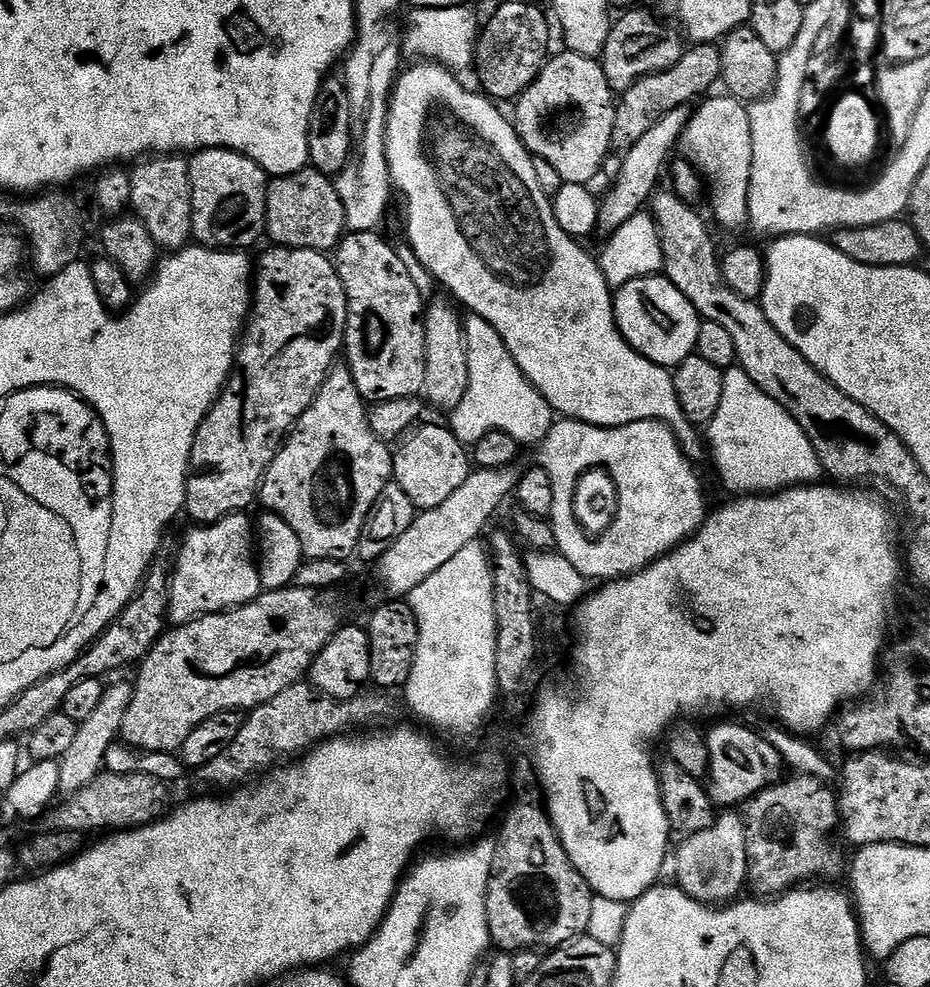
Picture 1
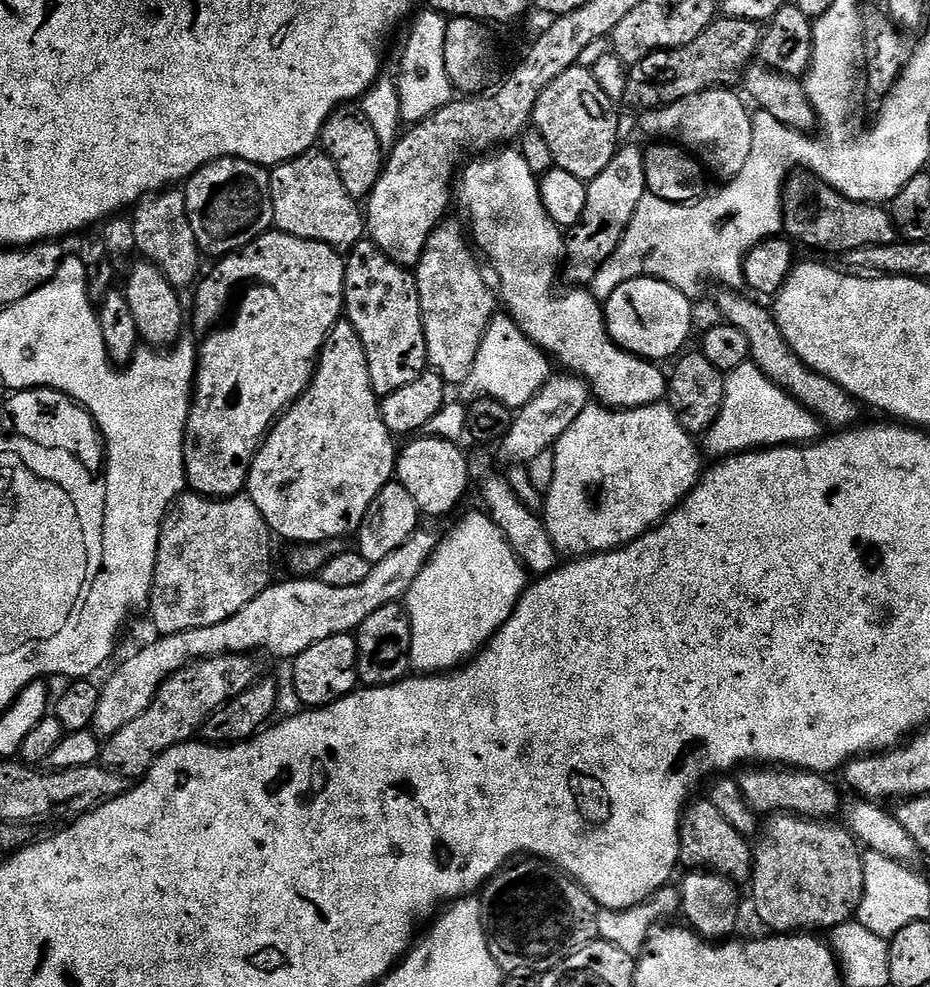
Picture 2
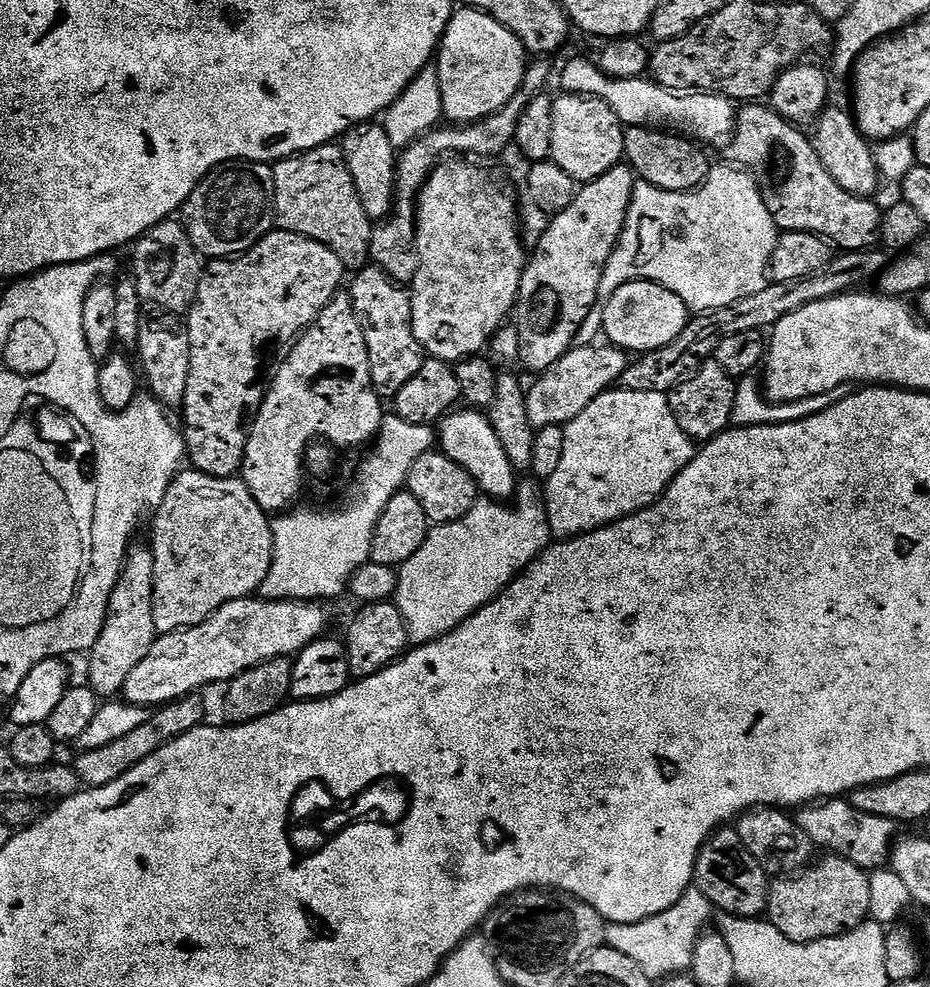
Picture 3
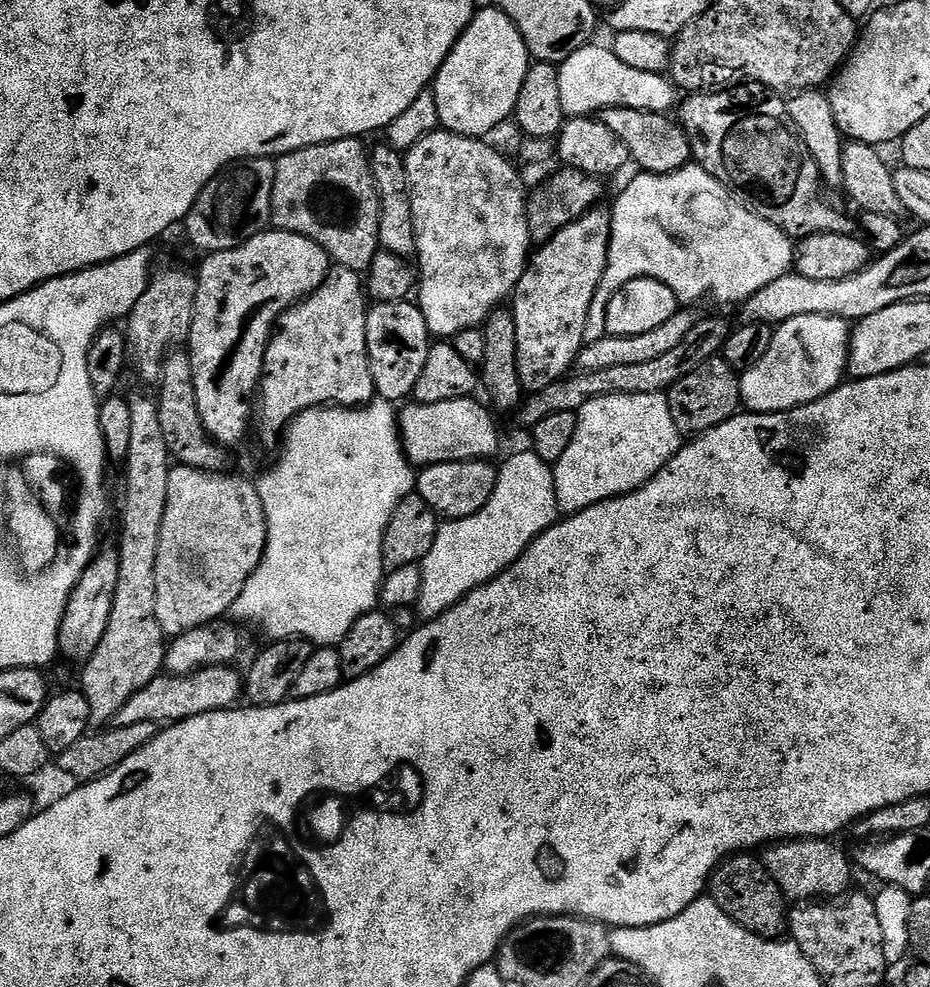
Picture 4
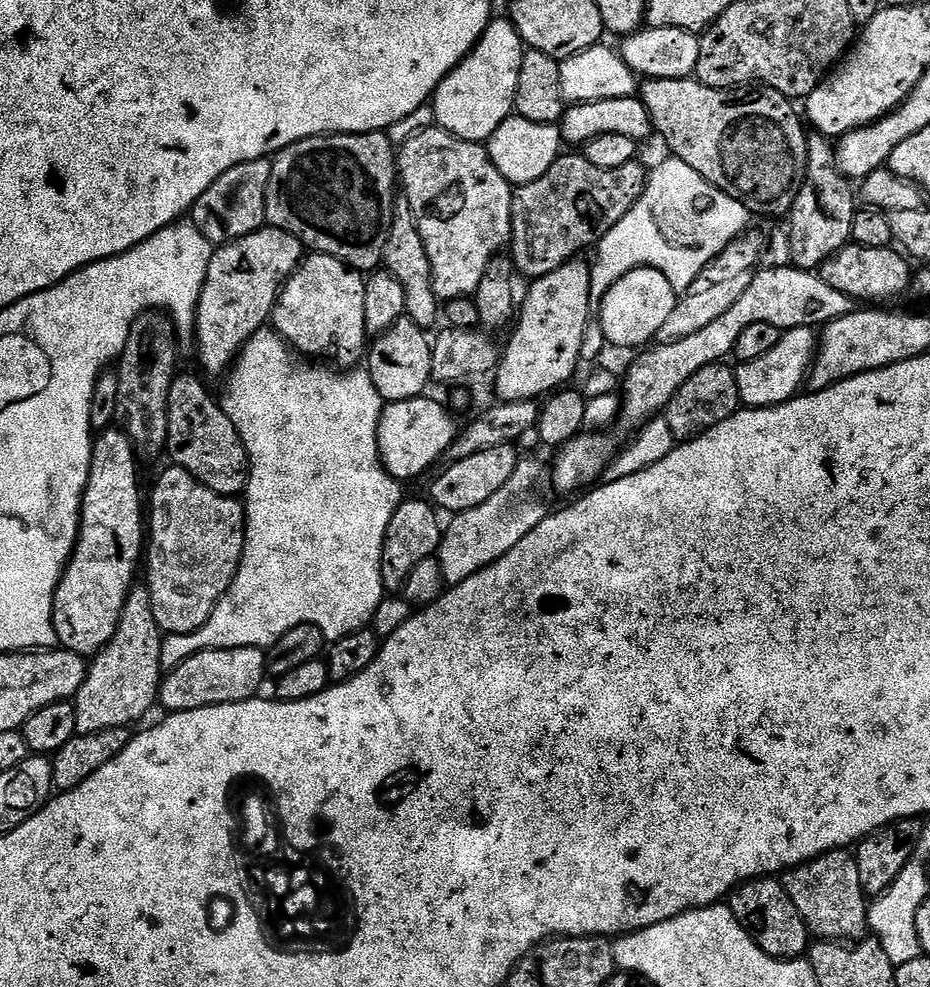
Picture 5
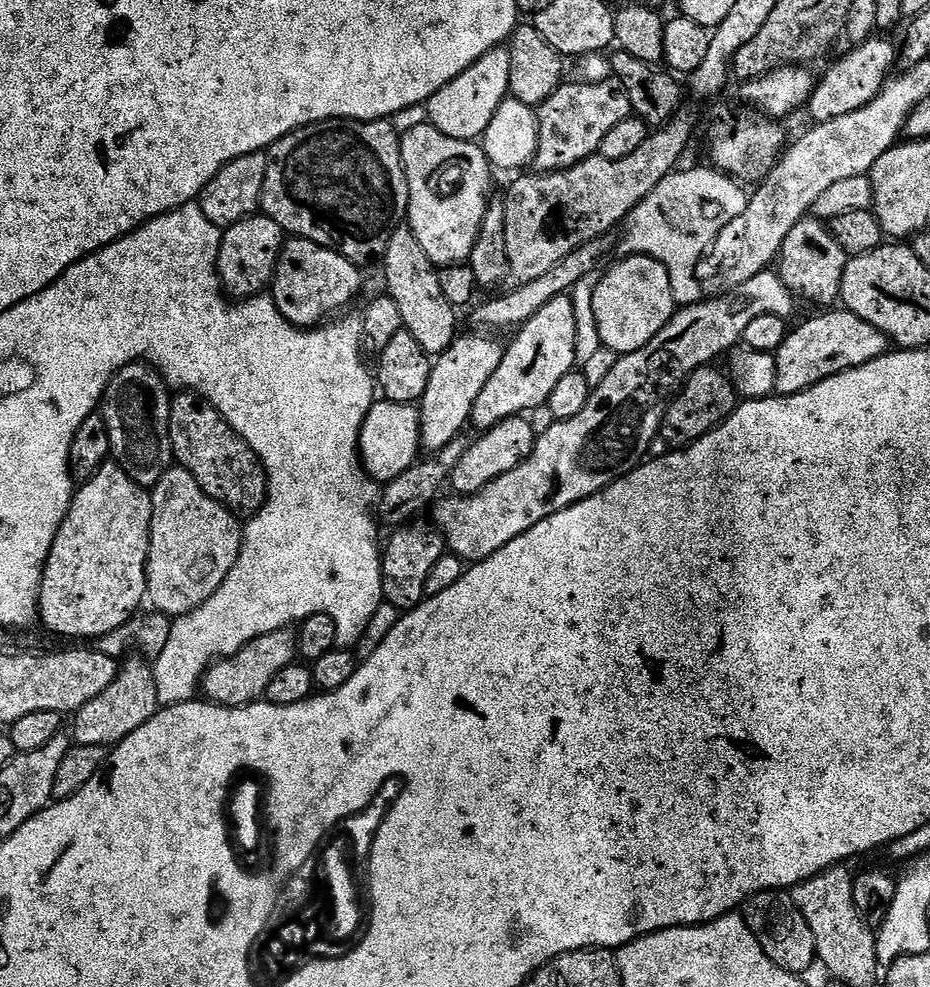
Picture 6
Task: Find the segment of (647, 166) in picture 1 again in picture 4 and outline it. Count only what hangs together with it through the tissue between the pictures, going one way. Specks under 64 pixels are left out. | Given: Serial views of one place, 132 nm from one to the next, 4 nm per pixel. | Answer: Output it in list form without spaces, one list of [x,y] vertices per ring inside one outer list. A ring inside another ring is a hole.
[[[597,206],[582,218],[570,222],[570,226],[558,230],[554,238],[539,245],[531,253],[528,266],[524,269],[510,304],[514,326],[518,326],[518,374],[525,393],[546,390],[546,386],[565,379],[573,371],[577,356],[585,346],[584,331],[586,318],[590,314],[590,302],[594,302],[598,282],[602,282],[602,274],[608,268],[611,233],[611,211],[607,207]]]

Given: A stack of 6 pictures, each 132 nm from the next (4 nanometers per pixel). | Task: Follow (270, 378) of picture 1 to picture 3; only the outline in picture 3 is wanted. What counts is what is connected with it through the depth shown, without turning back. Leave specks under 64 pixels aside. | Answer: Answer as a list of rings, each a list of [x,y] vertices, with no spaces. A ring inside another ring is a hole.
[[[273,230],[267,236],[262,237],[249,252],[242,252],[235,258],[213,259],[205,267],[204,277],[198,286],[196,300],[192,304],[192,309],[186,314],[186,331],[190,338],[190,378],[186,382],[186,398],[184,399],[182,409],[182,415],[184,415],[182,435],[187,459],[190,461],[190,464],[192,460],[191,467],[195,471],[205,472],[211,476],[236,476],[239,473],[241,466],[244,464],[244,451],[248,441],[248,428],[246,425],[249,423],[250,418],[255,417],[257,410],[260,409],[260,403],[264,400],[266,391],[264,351],[271,344],[291,345],[304,329],[310,327],[318,318],[318,314],[322,314],[322,310],[326,310],[326,306],[341,291],[340,283],[343,282],[344,275],[346,275],[344,263],[338,258],[338,254],[334,254],[334,250],[322,246],[322,242],[314,242],[305,236],[299,236],[293,232],[281,232],[279,230]]]

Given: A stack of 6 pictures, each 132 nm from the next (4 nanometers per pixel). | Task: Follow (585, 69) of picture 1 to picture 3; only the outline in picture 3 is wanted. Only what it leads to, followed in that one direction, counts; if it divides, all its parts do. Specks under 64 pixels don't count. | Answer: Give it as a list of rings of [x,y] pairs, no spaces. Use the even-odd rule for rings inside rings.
[[[557,95],[552,102],[554,110],[554,142],[550,159],[570,178],[587,182],[606,174],[624,160],[624,129],[618,114],[596,96]]]

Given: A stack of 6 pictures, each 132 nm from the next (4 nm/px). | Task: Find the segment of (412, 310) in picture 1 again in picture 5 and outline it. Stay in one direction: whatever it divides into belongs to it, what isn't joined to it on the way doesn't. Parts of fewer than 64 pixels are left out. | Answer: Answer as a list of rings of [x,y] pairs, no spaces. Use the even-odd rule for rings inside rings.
[[[407,318],[396,320],[382,335],[371,341],[366,352],[366,371],[374,382],[374,390],[387,403],[406,402],[423,396],[429,390],[432,378],[432,340],[425,329]]]

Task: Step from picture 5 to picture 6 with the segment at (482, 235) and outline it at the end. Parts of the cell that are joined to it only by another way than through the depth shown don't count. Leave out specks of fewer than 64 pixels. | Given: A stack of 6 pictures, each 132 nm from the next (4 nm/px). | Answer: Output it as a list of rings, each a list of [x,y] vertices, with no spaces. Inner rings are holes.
[[[427,123],[403,133],[400,149],[408,183],[407,227],[411,228],[414,238],[418,238],[418,243],[422,245],[422,250],[426,250],[426,258],[430,258],[437,269],[467,265],[470,252],[474,250],[474,242],[478,242],[478,230],[482,230],[482,218],[486,218],[488,201],[493,195],[494,168],[485,156],[483,147],[470,140],[450,138],[433,124]]]

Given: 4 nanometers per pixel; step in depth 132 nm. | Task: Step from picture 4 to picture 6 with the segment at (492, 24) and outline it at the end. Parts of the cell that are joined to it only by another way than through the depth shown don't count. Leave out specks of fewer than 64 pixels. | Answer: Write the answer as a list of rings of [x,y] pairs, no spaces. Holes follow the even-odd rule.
[[[507,47],[492,48],[482,58],[478,58],[478,62],[471,64],[462,74],[458,74],[458,78],[454,78],[446,86],[442,86],[442,90],[438,90],[427,100],[428,123],[433,124],[438,130],[442,130],[442,134],[446,134],[450,138],[479,141],[490,125],[490,120],[497,113],[499,106],[510,96],[509,86],[510,54]]]

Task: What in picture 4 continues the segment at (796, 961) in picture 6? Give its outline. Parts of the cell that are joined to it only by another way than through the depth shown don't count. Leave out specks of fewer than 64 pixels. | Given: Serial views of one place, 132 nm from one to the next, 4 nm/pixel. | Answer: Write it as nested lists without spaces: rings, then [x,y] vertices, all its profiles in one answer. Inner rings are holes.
[[[737,854],[721,860],[708,877],[706,892],[718,907],[738,922],[738,926],[750,930],[755,936],[774,940],[785,935],[789,913],[789,909],[784,908],[786,897],[764,869],[763,859],[759,855]]]

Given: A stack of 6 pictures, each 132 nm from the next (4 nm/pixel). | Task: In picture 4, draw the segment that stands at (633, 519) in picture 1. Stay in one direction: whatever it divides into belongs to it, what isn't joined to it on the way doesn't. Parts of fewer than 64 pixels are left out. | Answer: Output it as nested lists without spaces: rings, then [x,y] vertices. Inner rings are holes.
[[[655,392],[648,395],[602,395],[583,405],[576,413],[574,438],[562,458],[554,466],[554,490],[558,498],[561,513],[581,512],[598,502],[618,498],[638,490],[682,446],[682,437],[678,426],[674,426],[674,417],[670,415],[670,406],[665,393]]]

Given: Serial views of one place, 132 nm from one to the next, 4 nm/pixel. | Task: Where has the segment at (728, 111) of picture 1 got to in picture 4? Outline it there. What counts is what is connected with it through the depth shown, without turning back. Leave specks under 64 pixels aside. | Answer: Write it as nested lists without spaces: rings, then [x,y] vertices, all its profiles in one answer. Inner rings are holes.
[[[596,42],[570,54],[570,58],[559,65],[559,70],[558,90],[562,90],[562,110],[568,118],[592,116],[606,108],[629,108],[664,114],[672,104],[674,85],[667,75],[626,66],[621,58],[615,56],[611,47],[599,48]]]

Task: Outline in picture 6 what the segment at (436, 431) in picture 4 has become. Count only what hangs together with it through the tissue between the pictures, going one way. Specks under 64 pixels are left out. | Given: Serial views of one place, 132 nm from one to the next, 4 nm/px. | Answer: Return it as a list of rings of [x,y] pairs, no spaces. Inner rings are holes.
[[[377,399],[360,427],[360,462],[364,465],[364,471],[377,485],[389,484],[411,464],[417,463],[421,455],[419,452],[422,452],[419,407],[416,404],[399,404],[393,400]]]

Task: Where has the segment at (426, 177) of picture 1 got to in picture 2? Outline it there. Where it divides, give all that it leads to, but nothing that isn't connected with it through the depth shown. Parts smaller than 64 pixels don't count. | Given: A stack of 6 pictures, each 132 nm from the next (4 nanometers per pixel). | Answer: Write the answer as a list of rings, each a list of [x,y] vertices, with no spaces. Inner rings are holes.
[[[496,150],[481,156],[484,156],[481,160],[469,159],[469,164],[463,165],[454,188],[454,200],[456,204],[460,203],[461,210],[468,215],[468,224],[472,227],[471,243],[478,249],[486,264],[488,259],[487,267],[492,267],[500,279],[498,292],[502,297],[503,307],[504,304],[508,307],[505,308],[507,315],[511,316],[512,321],[537,347],[543,349],[557,365],[560,363],[564,367],[561,369],[584,380],[591,389],[591,395],[604,407],[630,409],[661,403],[668,395],[668,376],[660,373],[656,369],[659,367],[653,361],[633,356],[631,352],[625,352],[615,344],[604,321],[601,301],[593,298],[588,290],[572,290],[576,292],[566,293],[561,300],[556,297],[556,275],[559,272],[561,275],[562,265],[566,260],[566,236],[550,218],[550,214],[546,214],[546,206],[542,206],[540,197],[537,173],[526,166],[524,155],[519,150]]]

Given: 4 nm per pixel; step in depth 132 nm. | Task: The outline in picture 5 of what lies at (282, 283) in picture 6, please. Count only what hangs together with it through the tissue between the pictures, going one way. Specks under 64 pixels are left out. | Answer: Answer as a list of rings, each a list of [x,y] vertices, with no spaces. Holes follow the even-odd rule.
[[[312,252],[305,255],[272,307],[271,327],[297,353],[331,362],[344,370],[351,369],[359,365],[356,364],[359,360],[361,363],[369,339],[366,330],[364,281],[365,277],[355,268],[330,254]]]

